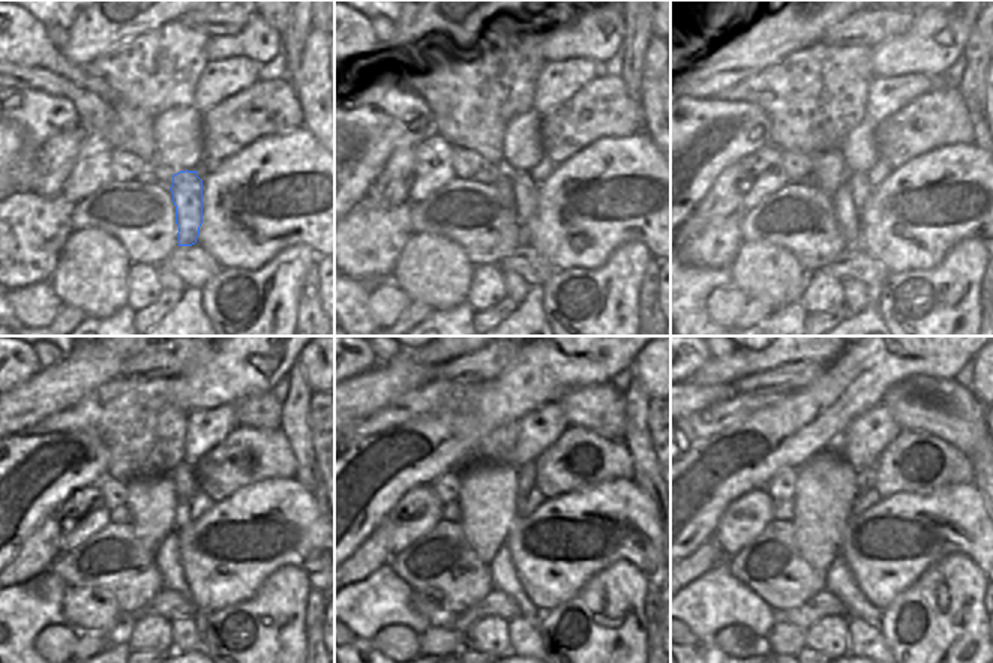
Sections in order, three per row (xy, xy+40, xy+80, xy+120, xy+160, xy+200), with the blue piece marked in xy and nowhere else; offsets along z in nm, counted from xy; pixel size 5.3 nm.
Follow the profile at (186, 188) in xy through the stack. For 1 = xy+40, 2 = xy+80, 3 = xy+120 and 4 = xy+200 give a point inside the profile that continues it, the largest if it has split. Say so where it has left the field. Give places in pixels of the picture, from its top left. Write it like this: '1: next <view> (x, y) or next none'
1: next xy+40 (525, 192)
2: next xy+80 (860, 189)
3: next xy+120 (183, 509)
4: next xy+200 (866, 476)

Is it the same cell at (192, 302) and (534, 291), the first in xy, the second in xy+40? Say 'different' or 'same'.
same

